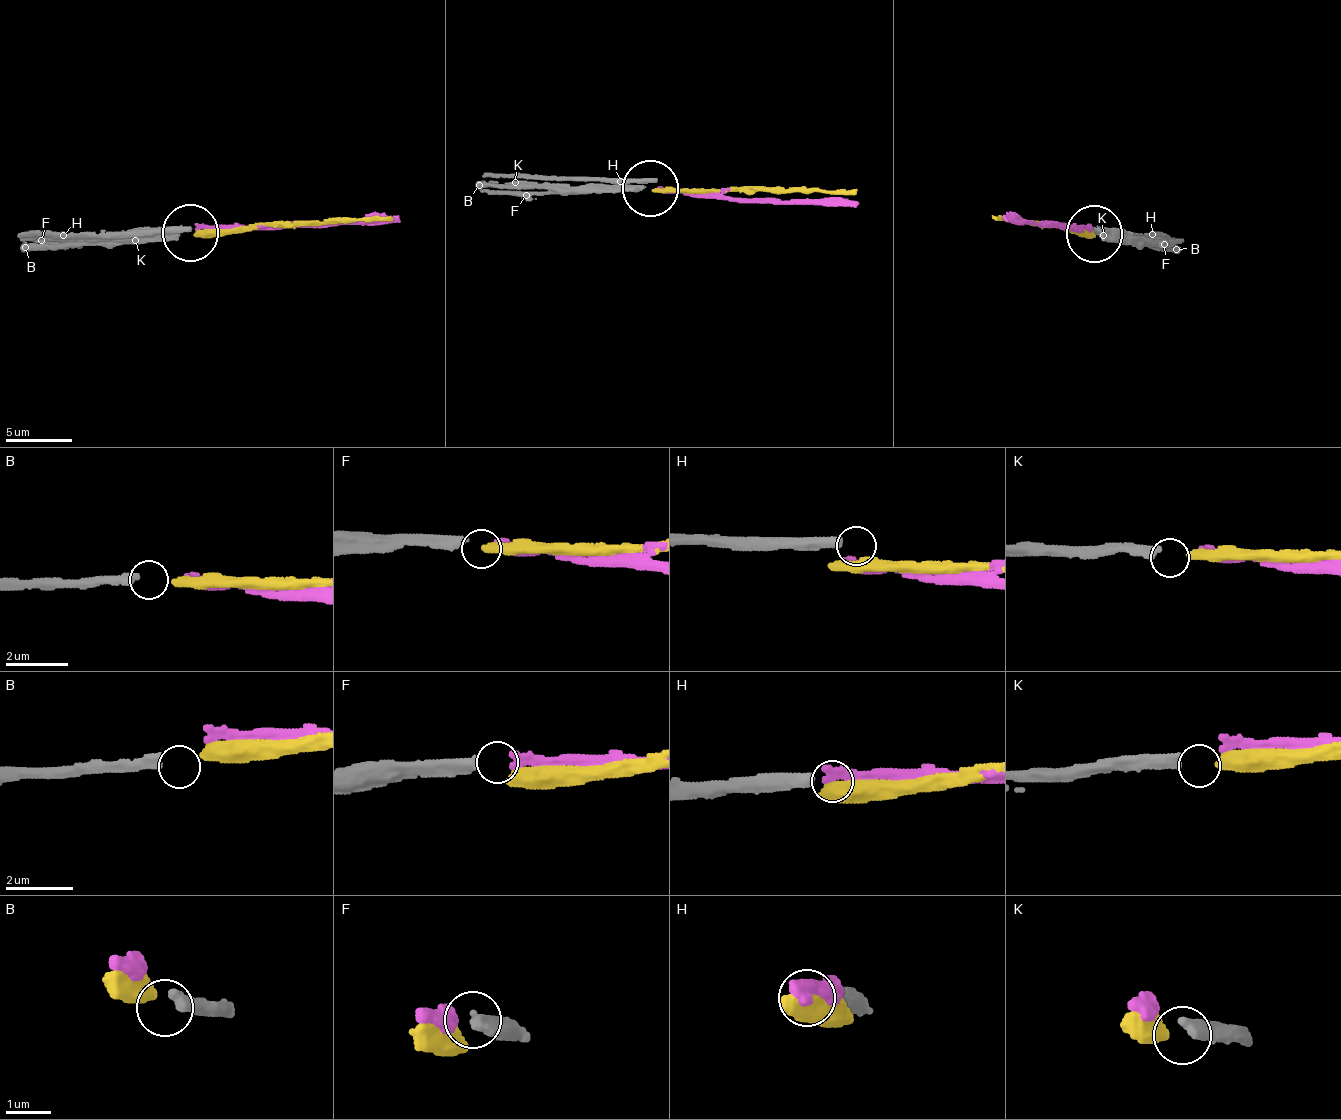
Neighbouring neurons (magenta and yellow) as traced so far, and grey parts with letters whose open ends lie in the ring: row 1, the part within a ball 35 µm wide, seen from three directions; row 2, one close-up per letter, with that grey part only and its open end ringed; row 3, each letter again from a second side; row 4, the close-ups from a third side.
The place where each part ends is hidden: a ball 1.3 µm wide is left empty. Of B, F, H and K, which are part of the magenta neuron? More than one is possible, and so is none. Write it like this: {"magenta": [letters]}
{"magenta": ["F"]}

